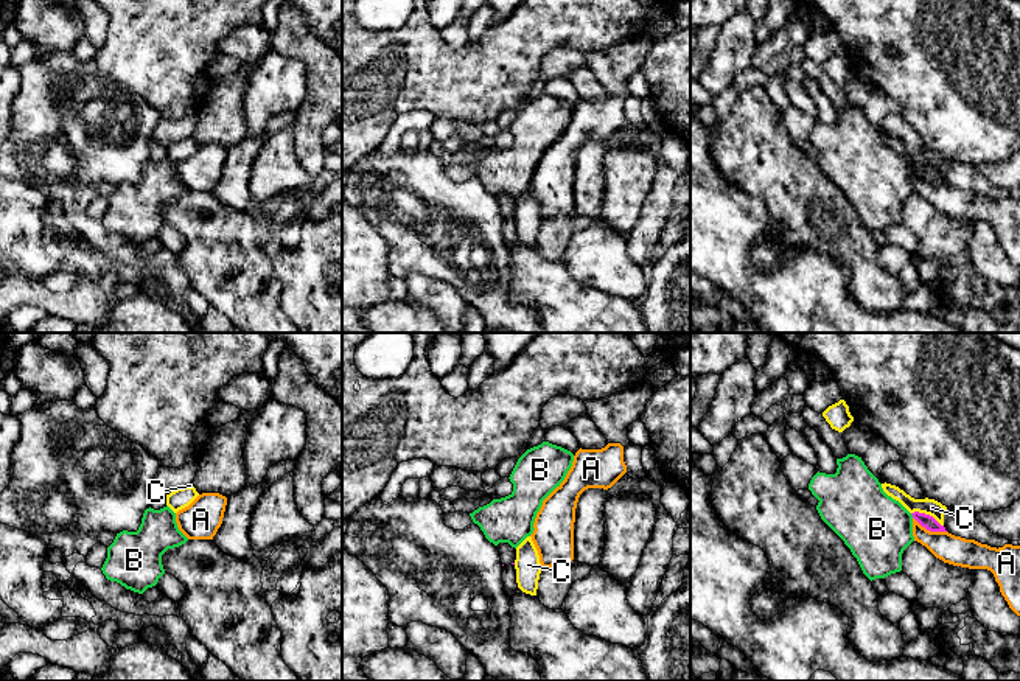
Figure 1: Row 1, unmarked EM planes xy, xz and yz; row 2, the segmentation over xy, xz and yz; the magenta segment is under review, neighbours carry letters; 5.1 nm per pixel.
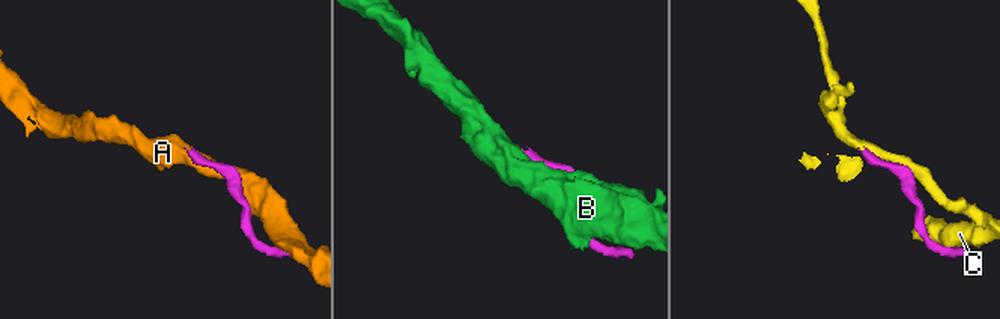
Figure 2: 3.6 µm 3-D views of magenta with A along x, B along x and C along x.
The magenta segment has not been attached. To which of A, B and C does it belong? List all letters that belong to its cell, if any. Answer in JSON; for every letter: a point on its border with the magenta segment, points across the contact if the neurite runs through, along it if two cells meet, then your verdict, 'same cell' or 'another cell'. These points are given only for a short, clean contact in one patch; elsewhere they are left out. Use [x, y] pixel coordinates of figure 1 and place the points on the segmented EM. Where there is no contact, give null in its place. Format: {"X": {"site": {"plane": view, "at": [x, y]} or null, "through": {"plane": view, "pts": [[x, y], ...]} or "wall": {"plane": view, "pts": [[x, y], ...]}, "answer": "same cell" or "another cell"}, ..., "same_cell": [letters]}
{"A": {"site": {"plane": "yz", "at": [930, 530]}, "answer": "another cell"}, "B": {"site": {"plane": "yz", "at": [911, 513]}, "answer": "another cell"}, "C": {"site": {"plane": "yz", "at": [927, 515]}, "wall": {"plane": "yz", "pts": [[911, 512], [929, 513], [943, 526]]}, "answer": "another cell"}, "same_cell": []}

